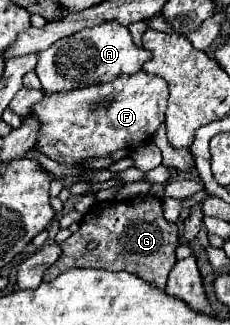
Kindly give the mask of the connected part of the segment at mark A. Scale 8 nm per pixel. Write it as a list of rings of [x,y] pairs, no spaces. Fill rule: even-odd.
[[[106,21],[96,27],[86,27],[44,49],[40,53],[40,63],[36,65],[36,75],[42,81],[42,91],[46,95],[54,95],[94,83],[108,83],[124,73],[136,73],[150,57],[152,53],[148,49],[138,47],[132,41],[132,33],[128,31],[128,27]]]

